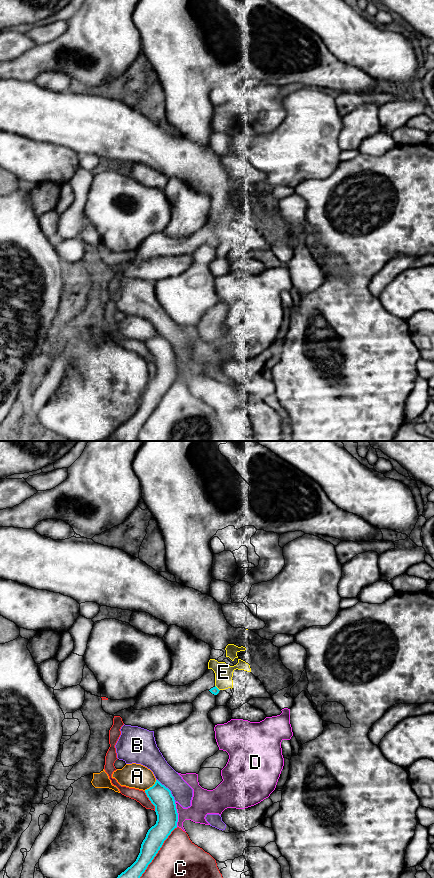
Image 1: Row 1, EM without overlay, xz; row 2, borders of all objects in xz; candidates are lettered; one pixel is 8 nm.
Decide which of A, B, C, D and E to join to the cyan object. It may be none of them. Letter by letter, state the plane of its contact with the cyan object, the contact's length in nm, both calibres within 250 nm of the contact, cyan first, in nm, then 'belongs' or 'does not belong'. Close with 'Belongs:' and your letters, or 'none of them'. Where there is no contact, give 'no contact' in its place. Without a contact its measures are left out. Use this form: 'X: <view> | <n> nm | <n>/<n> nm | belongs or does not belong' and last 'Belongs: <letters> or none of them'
A: xz | 130 nm | 170/200 nm | does not belong
B: xz | 240 nm | 180/160 nm | does not belong
C: xz | 550 nm | 160/500 nm | does not belong
D: xz | 200 nm | 180/200 nm | does not belong
E: xz | 60 nm | 60/140 nm | does not belong
Belongs: none of them

